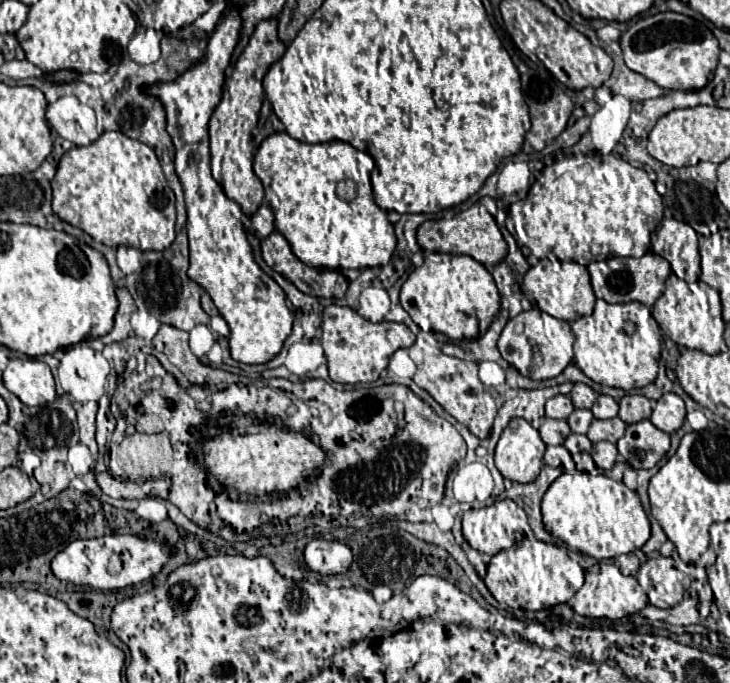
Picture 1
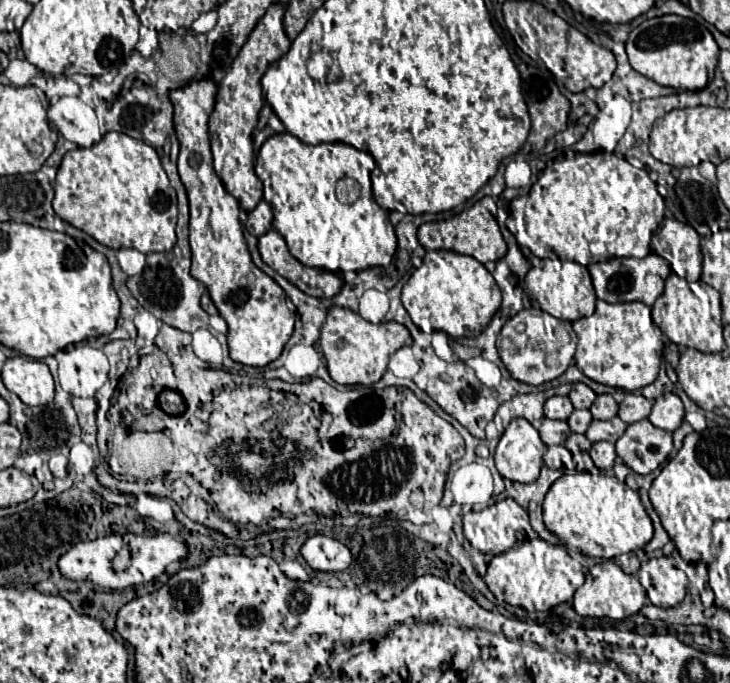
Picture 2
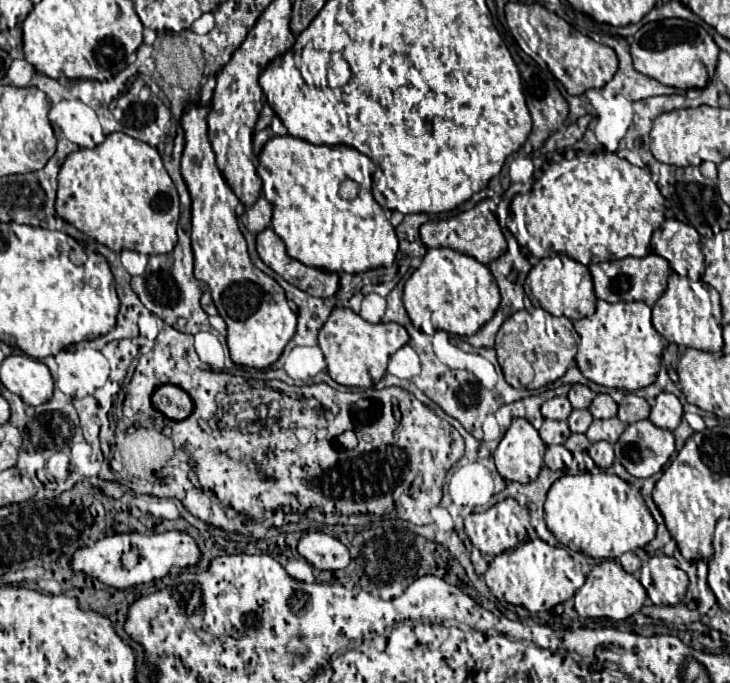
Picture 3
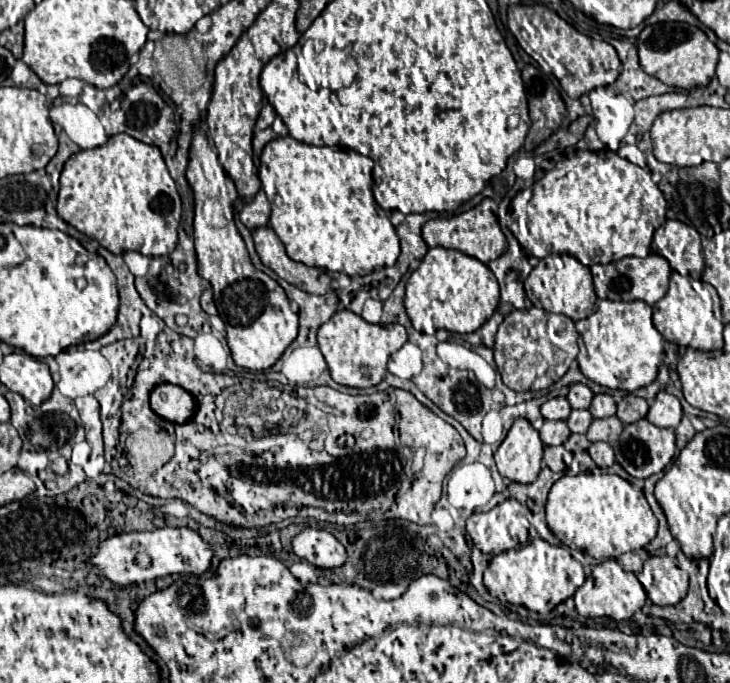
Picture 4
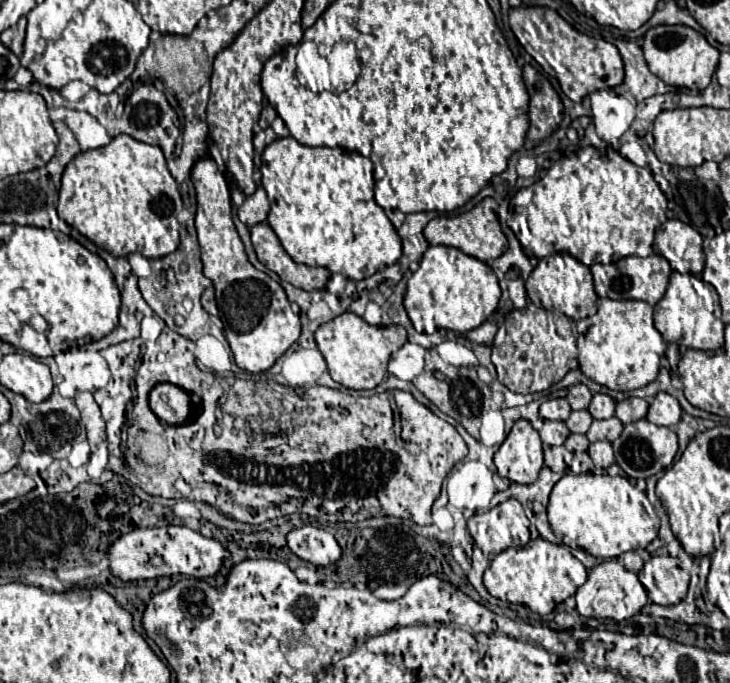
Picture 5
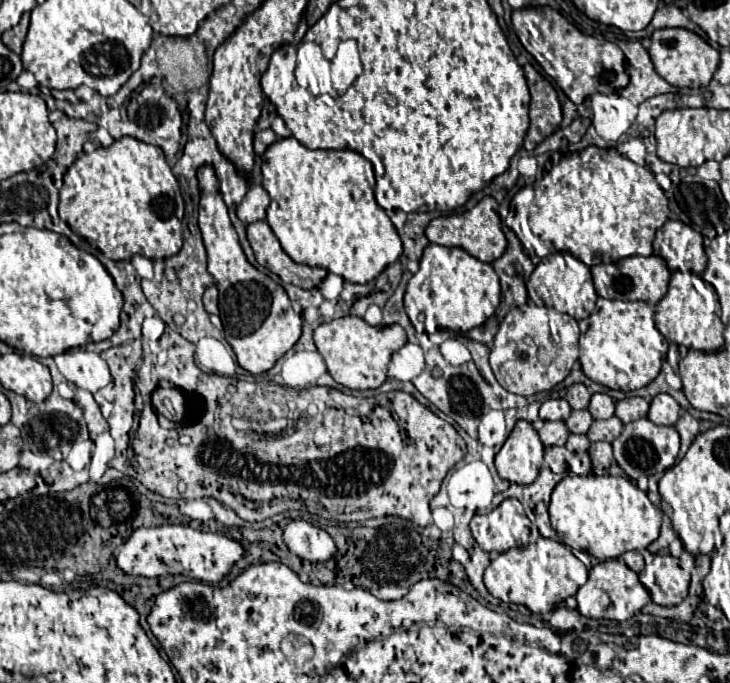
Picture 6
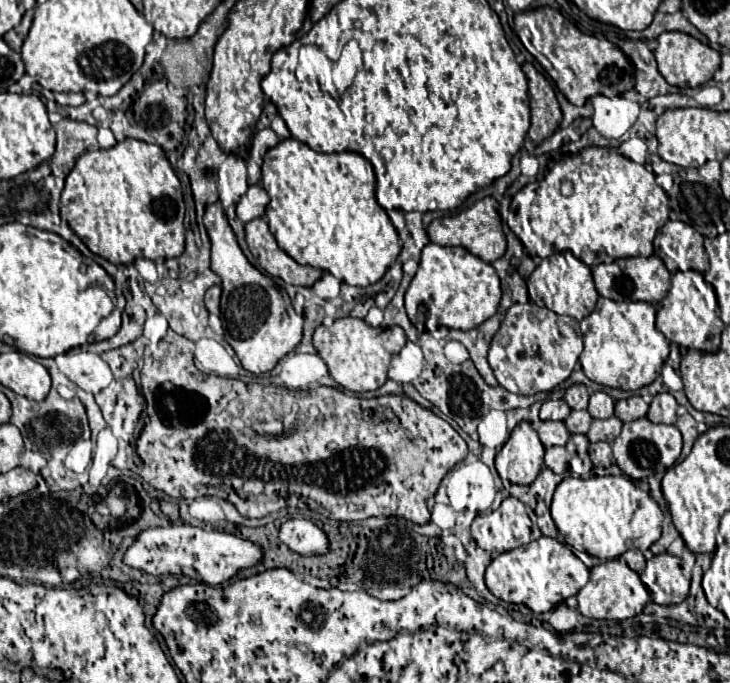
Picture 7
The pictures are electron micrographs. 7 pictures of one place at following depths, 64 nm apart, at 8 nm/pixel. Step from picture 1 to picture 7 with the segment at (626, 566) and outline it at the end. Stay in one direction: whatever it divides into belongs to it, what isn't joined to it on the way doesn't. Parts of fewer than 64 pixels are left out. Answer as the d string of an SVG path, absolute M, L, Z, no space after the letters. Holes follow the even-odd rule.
M628 550L628 552L624 552L622 554L622 558L626 560L626 564L634 570L634 572L642 572L644 570L644 566L646 566L646 560L644 560L644 556L642 556L642 552L638 552L638 550Z

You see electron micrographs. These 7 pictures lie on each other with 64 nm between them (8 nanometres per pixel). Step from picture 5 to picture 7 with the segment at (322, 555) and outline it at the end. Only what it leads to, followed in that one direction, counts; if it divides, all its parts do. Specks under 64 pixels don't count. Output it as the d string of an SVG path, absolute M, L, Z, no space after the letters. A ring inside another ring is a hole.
M290 518L280 526L280 540L298 554L324 554L328 550L326 534L306 518Z

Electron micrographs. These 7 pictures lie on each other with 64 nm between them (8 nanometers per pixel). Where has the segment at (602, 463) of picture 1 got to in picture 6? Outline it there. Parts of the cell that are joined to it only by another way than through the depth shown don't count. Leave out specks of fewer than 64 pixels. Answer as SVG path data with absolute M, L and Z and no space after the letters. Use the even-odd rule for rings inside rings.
M594 442L588 452L590 452L590 458L594 468L604 468L604 470L608 470L610 464L614 462L612 446L608 444L608 442Z

